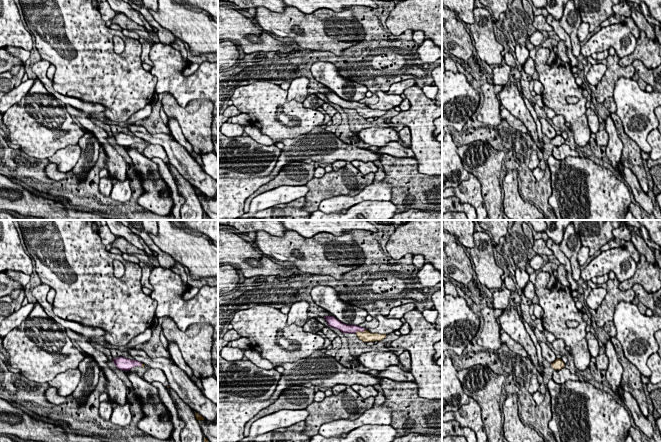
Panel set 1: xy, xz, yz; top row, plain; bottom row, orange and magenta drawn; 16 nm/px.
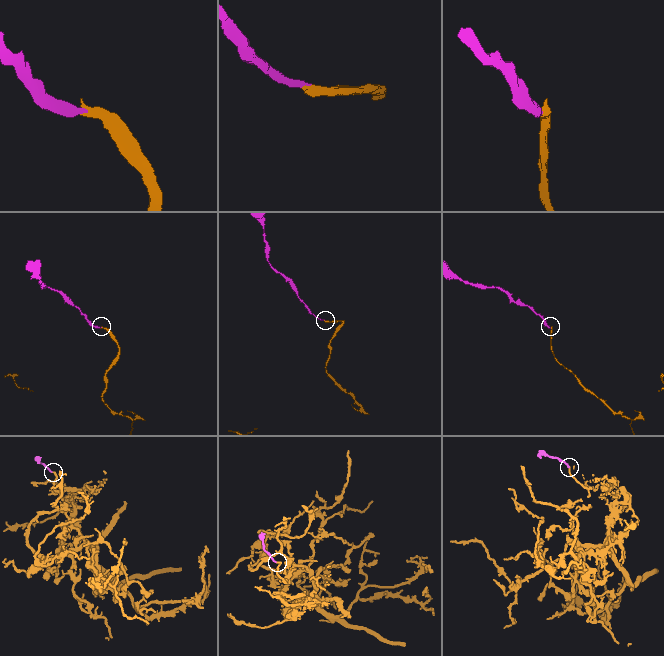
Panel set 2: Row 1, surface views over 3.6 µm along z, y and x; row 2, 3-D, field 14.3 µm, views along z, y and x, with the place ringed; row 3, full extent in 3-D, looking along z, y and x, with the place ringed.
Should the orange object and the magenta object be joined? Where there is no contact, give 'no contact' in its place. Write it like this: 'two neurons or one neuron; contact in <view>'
one neuron; contact in xz

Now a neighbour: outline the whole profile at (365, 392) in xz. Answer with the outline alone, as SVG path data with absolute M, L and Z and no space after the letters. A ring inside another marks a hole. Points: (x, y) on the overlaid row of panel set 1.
M354 384L351 388L364 399L376 397L378 395L378 391L372 385L363 386L360 384Z

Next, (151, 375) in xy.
M150 368L148 369L143 376L143 380L145 380L148 383L153 383L153 382L160 382L162 383L165 387L169 386L169 382L166 378L166 375L161 369L158 368Z

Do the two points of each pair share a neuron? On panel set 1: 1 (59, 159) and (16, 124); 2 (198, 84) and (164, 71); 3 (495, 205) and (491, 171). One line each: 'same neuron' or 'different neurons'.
1: different neurons
2: same neuron
3: same neuron

